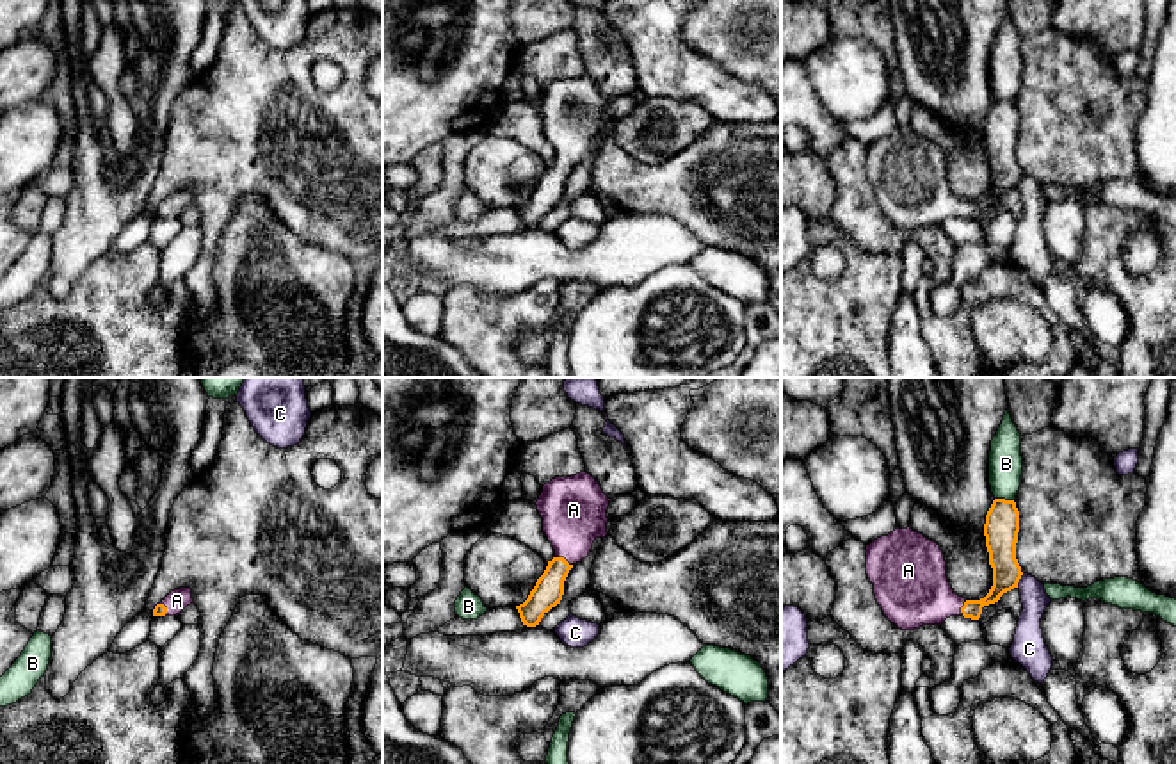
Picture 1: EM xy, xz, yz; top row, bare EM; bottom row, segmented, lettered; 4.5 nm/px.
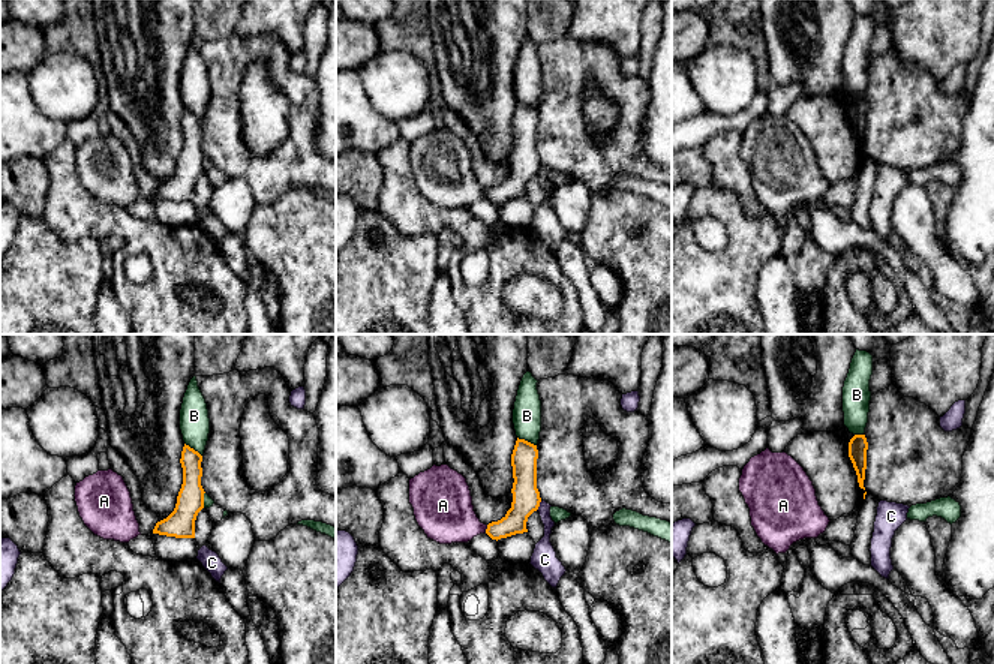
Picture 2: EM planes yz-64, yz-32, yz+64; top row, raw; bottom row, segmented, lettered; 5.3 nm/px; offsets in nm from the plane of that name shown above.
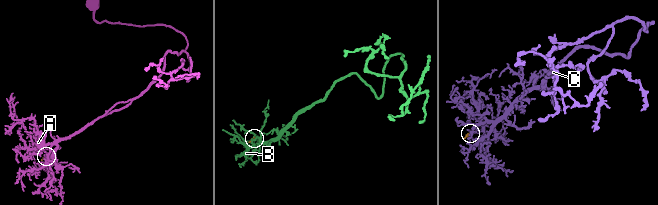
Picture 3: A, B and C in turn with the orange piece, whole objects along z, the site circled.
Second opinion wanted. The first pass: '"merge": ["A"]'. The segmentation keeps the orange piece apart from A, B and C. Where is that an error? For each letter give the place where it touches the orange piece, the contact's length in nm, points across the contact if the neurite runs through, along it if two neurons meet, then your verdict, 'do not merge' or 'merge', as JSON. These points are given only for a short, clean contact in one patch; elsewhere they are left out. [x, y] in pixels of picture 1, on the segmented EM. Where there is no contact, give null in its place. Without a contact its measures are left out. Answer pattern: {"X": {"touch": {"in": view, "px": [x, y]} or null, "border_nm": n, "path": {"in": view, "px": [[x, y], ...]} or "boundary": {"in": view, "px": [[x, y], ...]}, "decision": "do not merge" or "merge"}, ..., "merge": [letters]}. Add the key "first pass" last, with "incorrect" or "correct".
{"A": {"touch": {"in": "xz", "px": [564, 560]}, "border_nm": 90, "path": {"in": "xz", "px": [[548, 590], [564, 560], [571, 545], [573, 510]]}, "decision": "merge"}, "B": {"touch": {"in": "yz", "px": [1004, 499]}, "border_nm": 90, "boundary": {"in": "yz", "px": [[995, 497], [1013, 501]]}, "decision": "do not merge"}, "C": {"touch": {"in": "yz", "px": [1018, 581]}, "border_nm": 70, "boundary": {"in": "yz", "px": [[1023, 574], [1016, 586]]}, "decision": "do not merge"}, "merge": ["A"], "first pass": "correct"}

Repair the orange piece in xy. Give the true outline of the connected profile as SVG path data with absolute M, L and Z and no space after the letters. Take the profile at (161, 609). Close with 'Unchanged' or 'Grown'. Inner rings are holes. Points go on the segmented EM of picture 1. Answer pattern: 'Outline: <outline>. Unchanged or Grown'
Outline: M180 588L171 591L160 604L155 606L153 616L178 616L190 604L194 604L192 589Z. Grown

